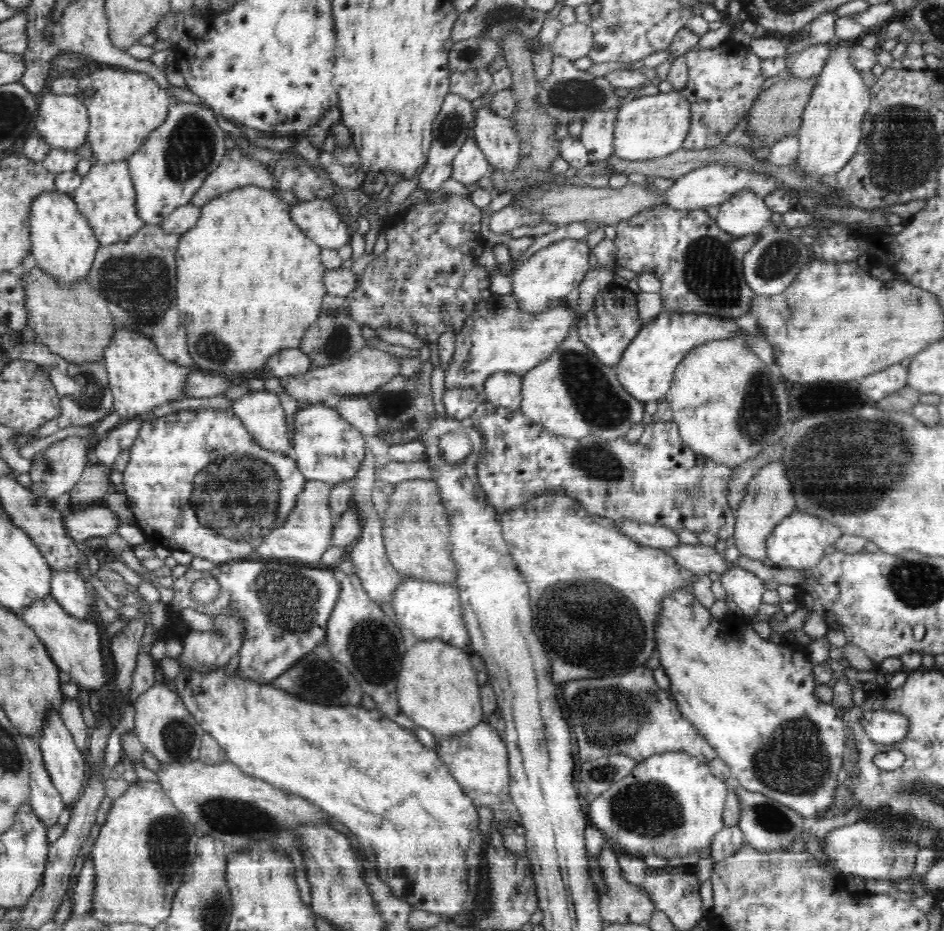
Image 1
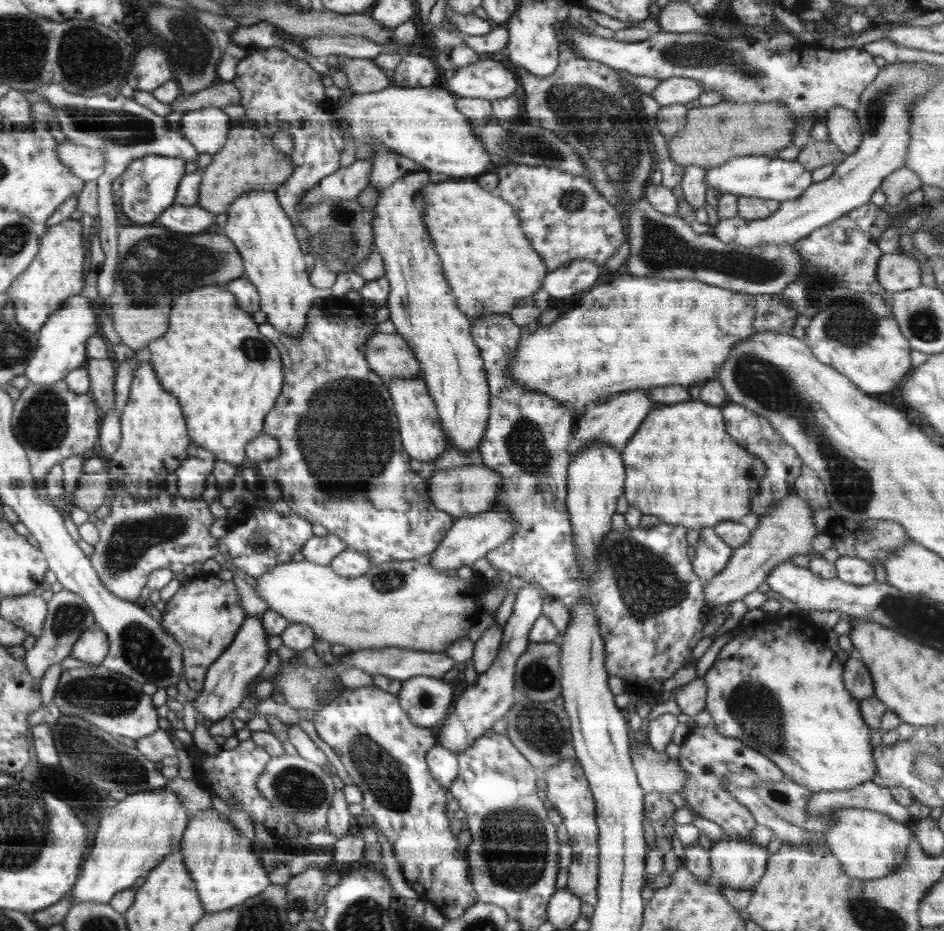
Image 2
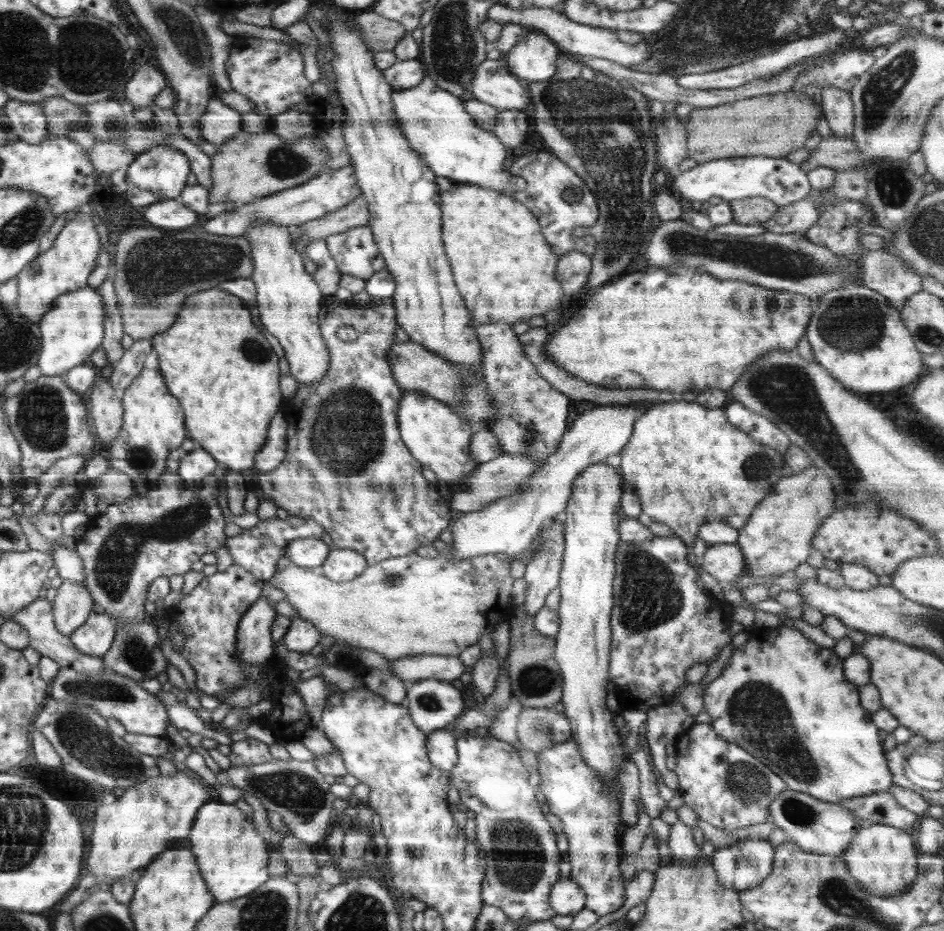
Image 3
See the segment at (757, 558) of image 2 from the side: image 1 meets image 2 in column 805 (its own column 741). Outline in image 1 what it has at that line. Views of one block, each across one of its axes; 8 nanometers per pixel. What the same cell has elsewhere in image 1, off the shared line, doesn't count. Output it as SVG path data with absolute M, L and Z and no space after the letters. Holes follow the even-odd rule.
M781 460L762 466L758 474L749 482L746 496L735 510L737 519L733 535L734 546L738 548L741 555L760 561L764 558L768 559L765 543L770 534L773 534L772 530L786 516L790 516L796 508L796 499L791 486L791 478L787 476Z

